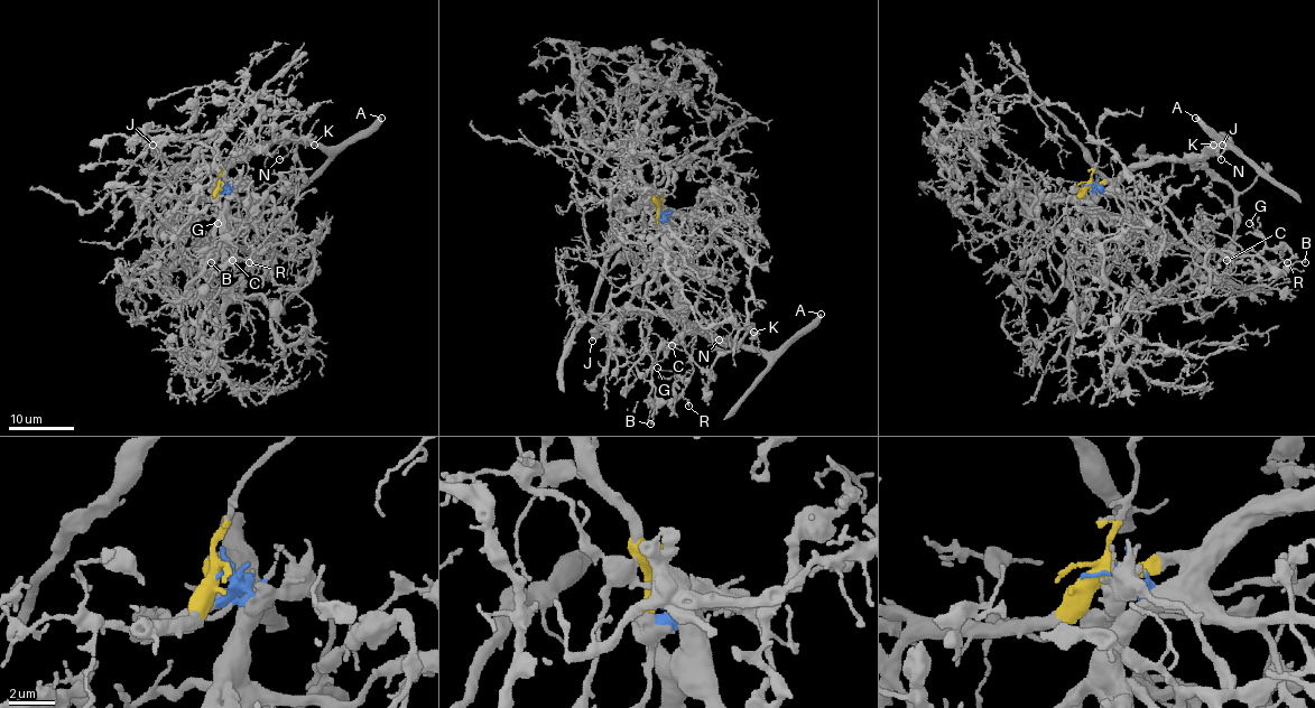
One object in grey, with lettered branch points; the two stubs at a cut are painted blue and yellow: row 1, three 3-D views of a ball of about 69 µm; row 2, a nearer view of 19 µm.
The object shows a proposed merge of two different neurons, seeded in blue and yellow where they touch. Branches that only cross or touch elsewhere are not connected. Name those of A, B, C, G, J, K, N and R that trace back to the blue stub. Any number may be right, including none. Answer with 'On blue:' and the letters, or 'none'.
On blue: B, C, G, R

